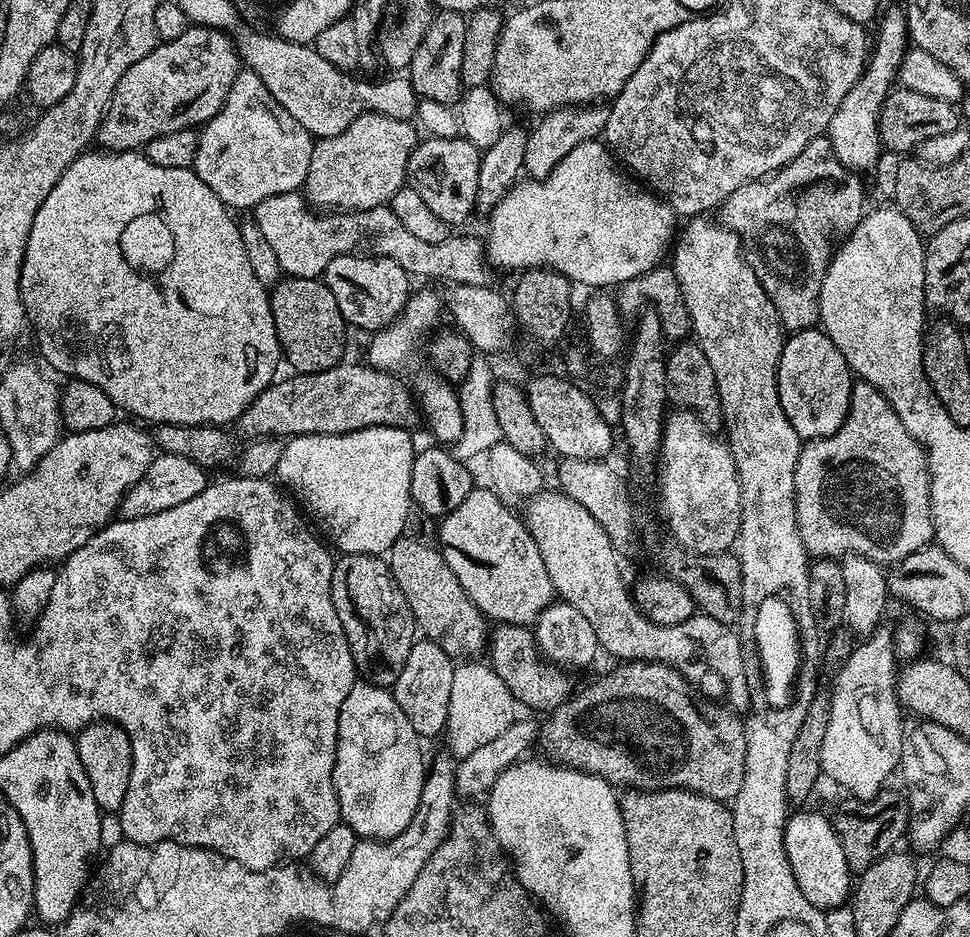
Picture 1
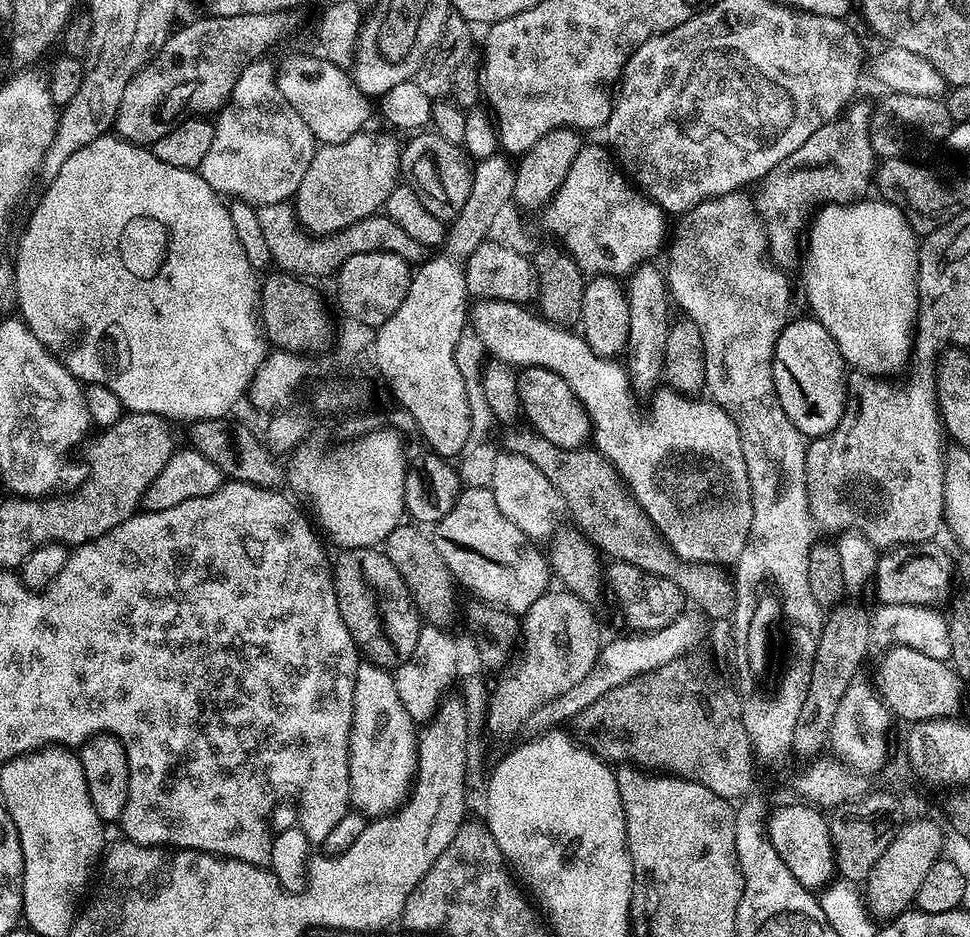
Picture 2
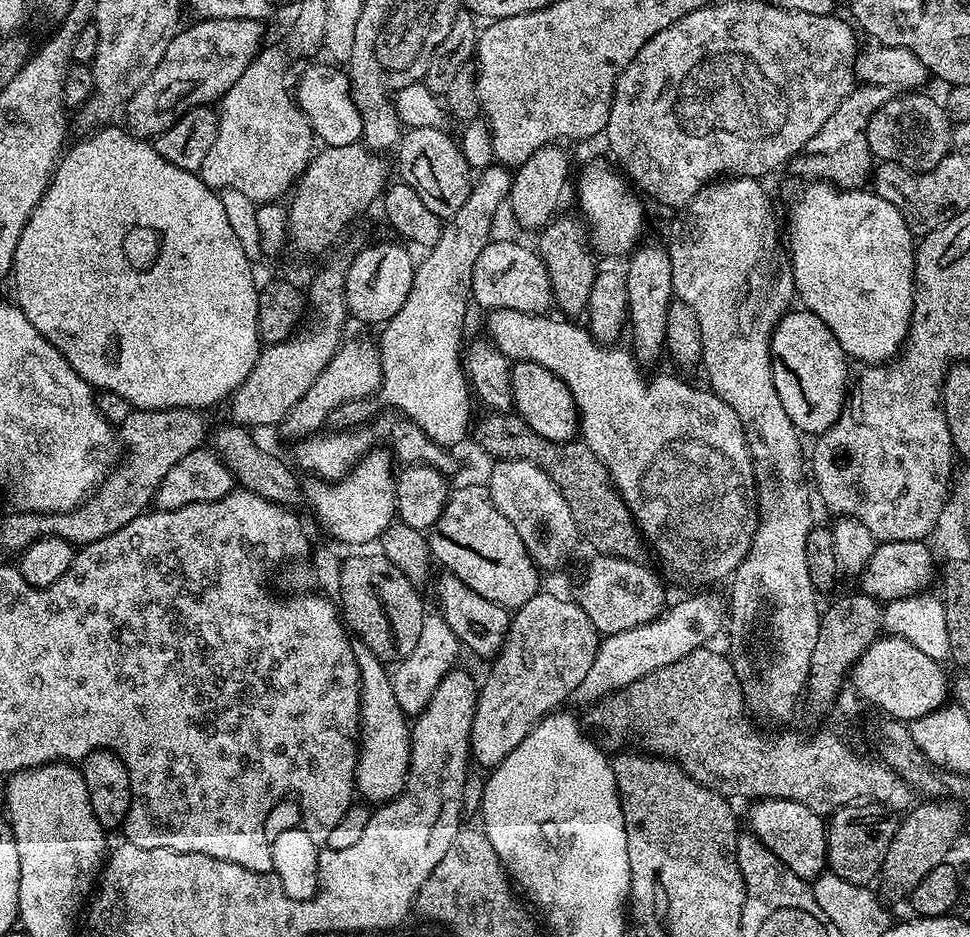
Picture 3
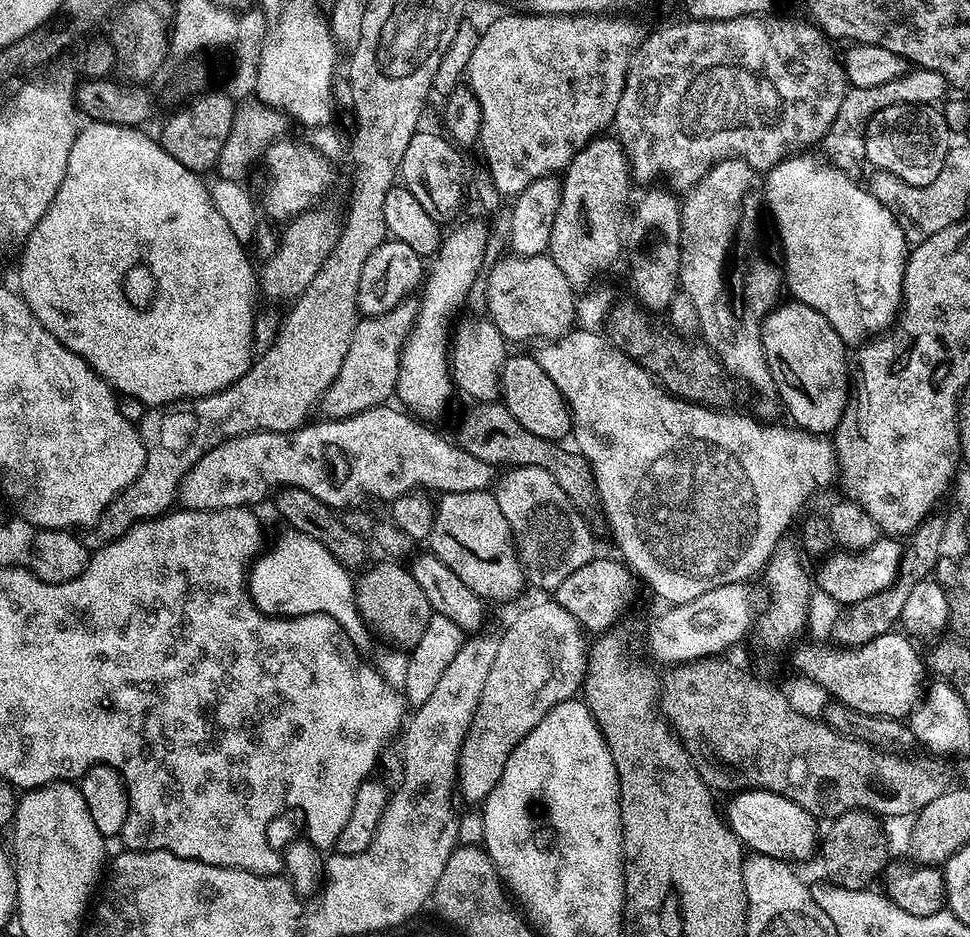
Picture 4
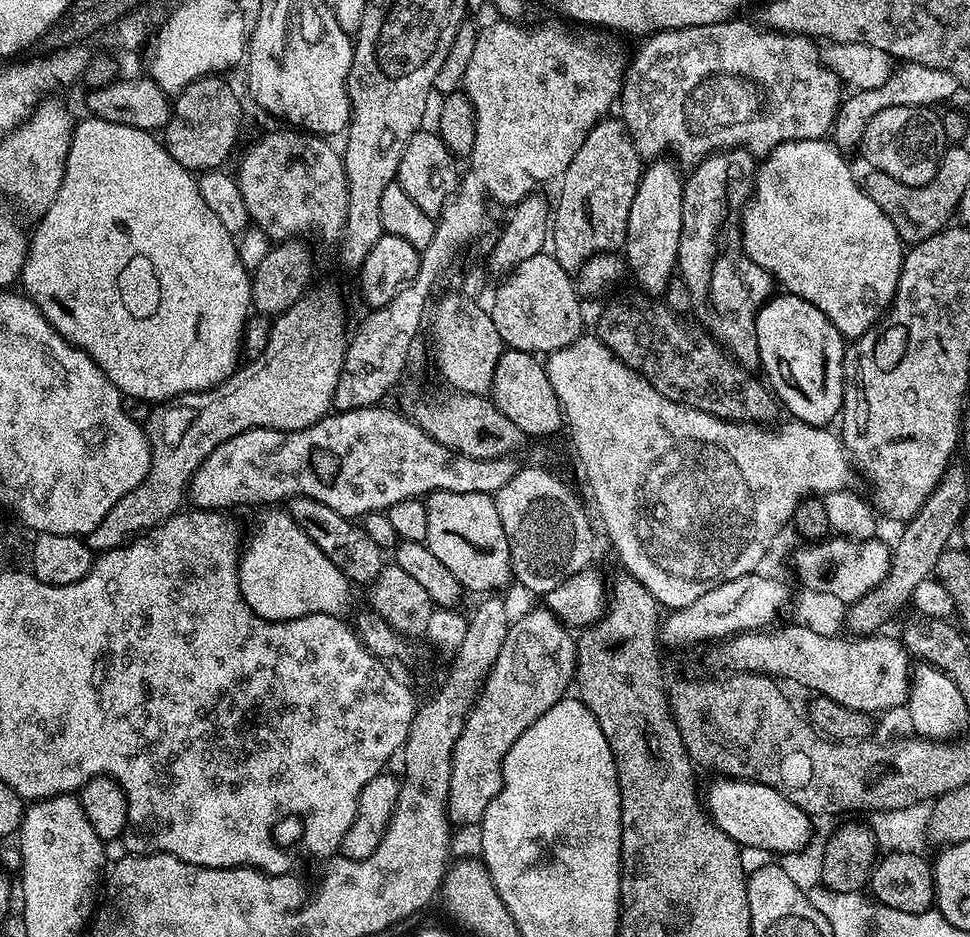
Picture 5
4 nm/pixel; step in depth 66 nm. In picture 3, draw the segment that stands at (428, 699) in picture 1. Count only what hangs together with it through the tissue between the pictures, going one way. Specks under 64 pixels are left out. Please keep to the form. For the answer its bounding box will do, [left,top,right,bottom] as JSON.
[390,614,462,718]

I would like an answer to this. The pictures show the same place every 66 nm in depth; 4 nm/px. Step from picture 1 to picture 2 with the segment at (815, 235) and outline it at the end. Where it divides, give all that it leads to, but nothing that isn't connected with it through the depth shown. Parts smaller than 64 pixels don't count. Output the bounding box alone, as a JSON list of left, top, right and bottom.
[754,103,878,270]

